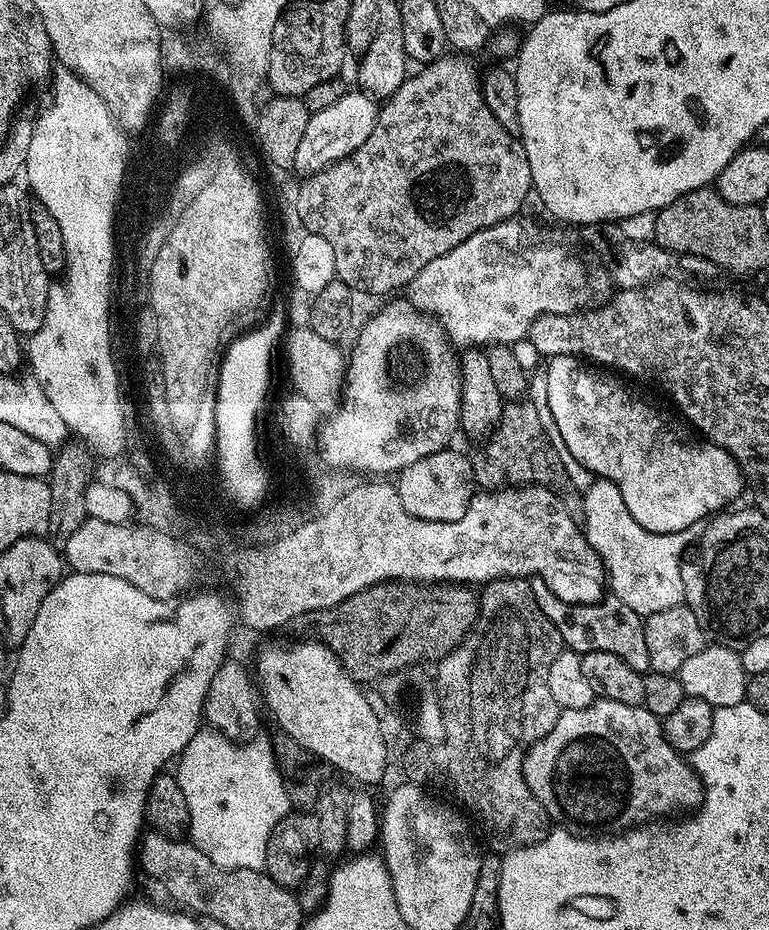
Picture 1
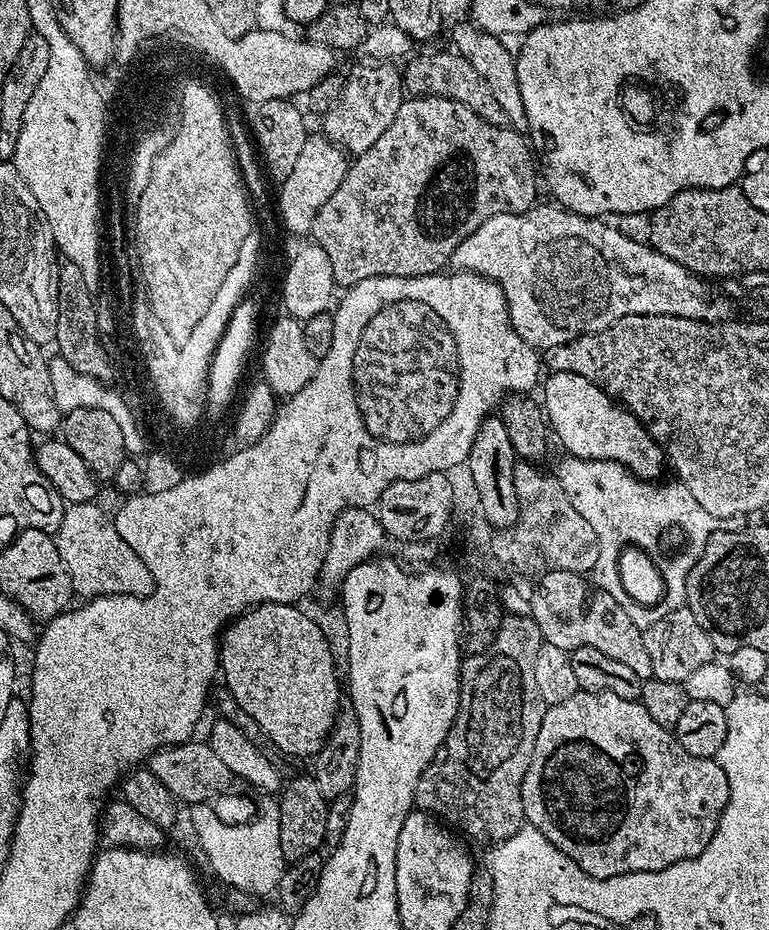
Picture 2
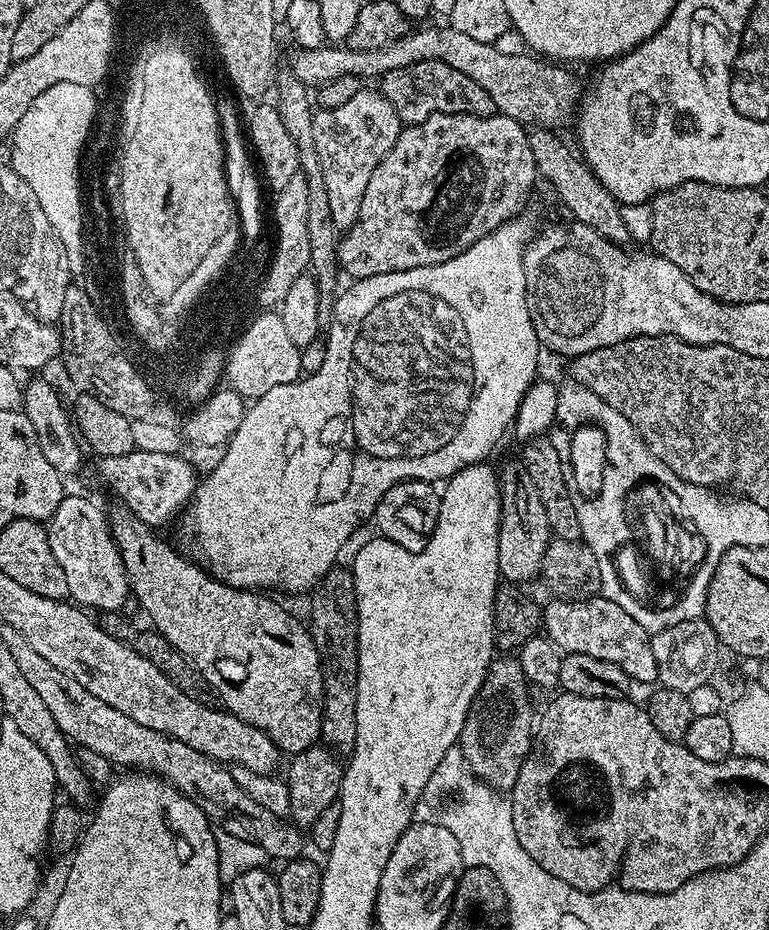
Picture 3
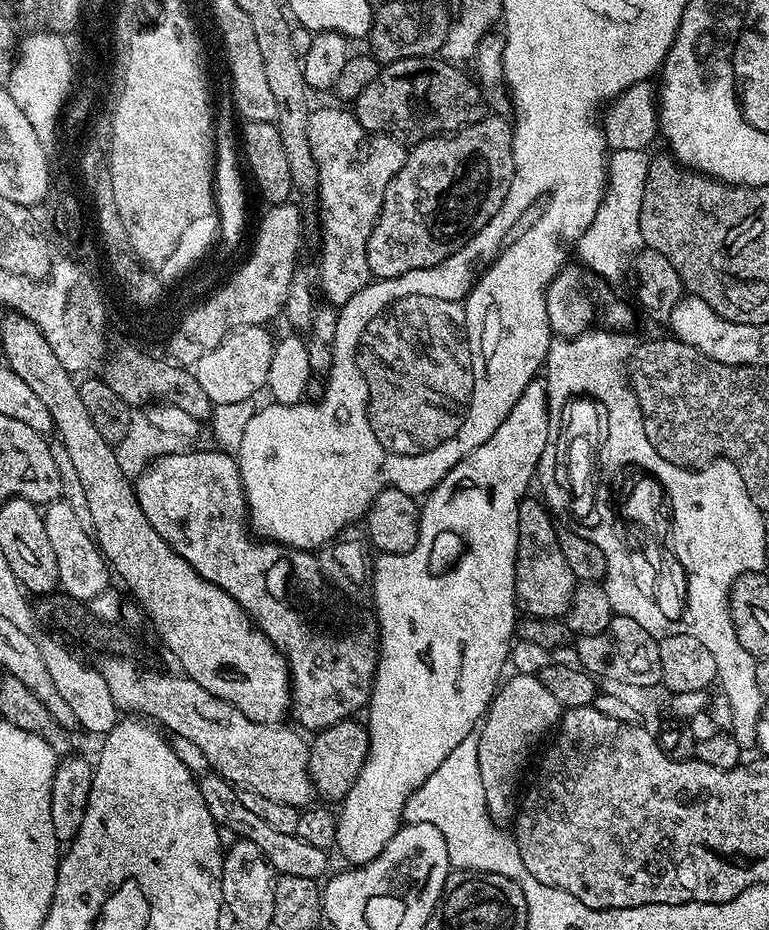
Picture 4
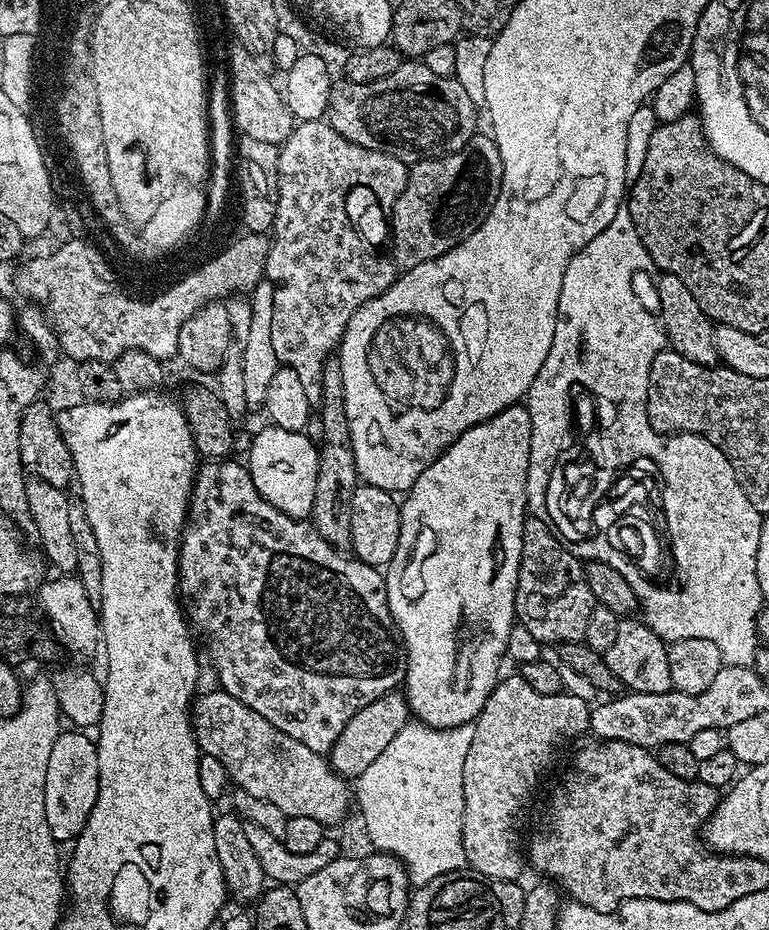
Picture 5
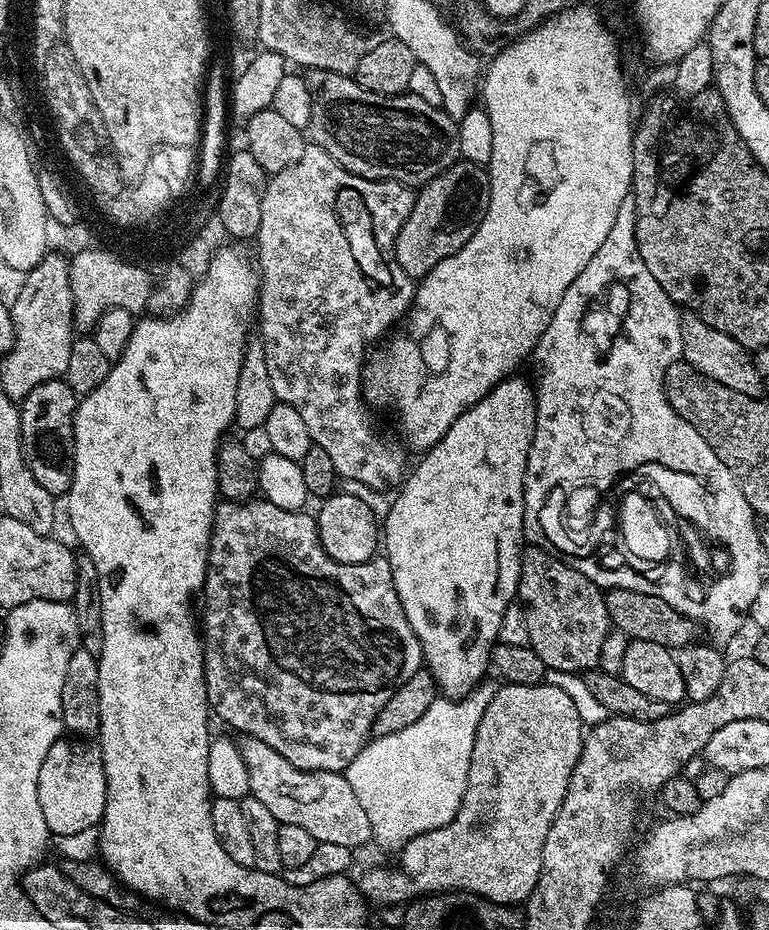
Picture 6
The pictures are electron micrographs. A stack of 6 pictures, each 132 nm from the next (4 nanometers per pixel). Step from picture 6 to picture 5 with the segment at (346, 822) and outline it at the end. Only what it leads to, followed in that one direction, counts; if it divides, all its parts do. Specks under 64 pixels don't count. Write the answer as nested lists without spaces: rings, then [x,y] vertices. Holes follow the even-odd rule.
[[[223,690],[215,691],[197,695],[194,700],[194,731],[201,753],[216,758],[236,788],[254,794],[254,798],[274,802],[285,816],[318,818],[325,826],[338,823],[348,812],[348,800],[350,804],[345,777],[336,775],[321,753],[294,742],[290,734],[270,726],[262,714],[254,714],[238,698]]]

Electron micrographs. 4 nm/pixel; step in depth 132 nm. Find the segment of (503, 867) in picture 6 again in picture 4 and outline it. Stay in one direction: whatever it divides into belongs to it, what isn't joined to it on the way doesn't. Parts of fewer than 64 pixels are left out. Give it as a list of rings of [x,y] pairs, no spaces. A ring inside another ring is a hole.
[[[512,674],[512,677],[505,679],[501,683],[500,687],[495,689],[492,703],[487,705],[484,718],[478,728],[478,774],[482,778],[482,790],[486,794],[486,806],[488,807],[488,815],[497,822],[504,822],[503,820],[511,821],[514,816],[514,800],[512,804],[512,795],[516,792],[516,783],[520,780],[520,771],[524,768],[524,763],[528,760],[528,755],[532,752],[532,747],[543,738],[544,735],[547,737],[549,733],[553,731],[559,725],[560,718],[562,715],[562,709],[558,701],[551,696],[550,690],[546,690],[546,686],[542,686],[539,676],[521,676],[519,674]]]

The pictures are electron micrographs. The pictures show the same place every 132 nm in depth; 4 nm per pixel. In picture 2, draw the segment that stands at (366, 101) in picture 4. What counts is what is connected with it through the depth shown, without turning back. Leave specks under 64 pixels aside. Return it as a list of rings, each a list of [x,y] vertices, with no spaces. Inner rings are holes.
[[[454,50],[447,51],[424,52],[421,56],[413,55],[407,61],[409,64],[403,65],[402,68],[405,89],[412,96],[441,96],[457,100],[462,102],[462,106],[470,106],[470,110],[474,110],[478,118],[491,124],[507,125],[506,113],[491,92],[489,84],[482,78],[482,74],[478,74],[478,70],[474,70],[474,66],[470,66],[470,62],[466,62],[466,58],[462,58]]]

